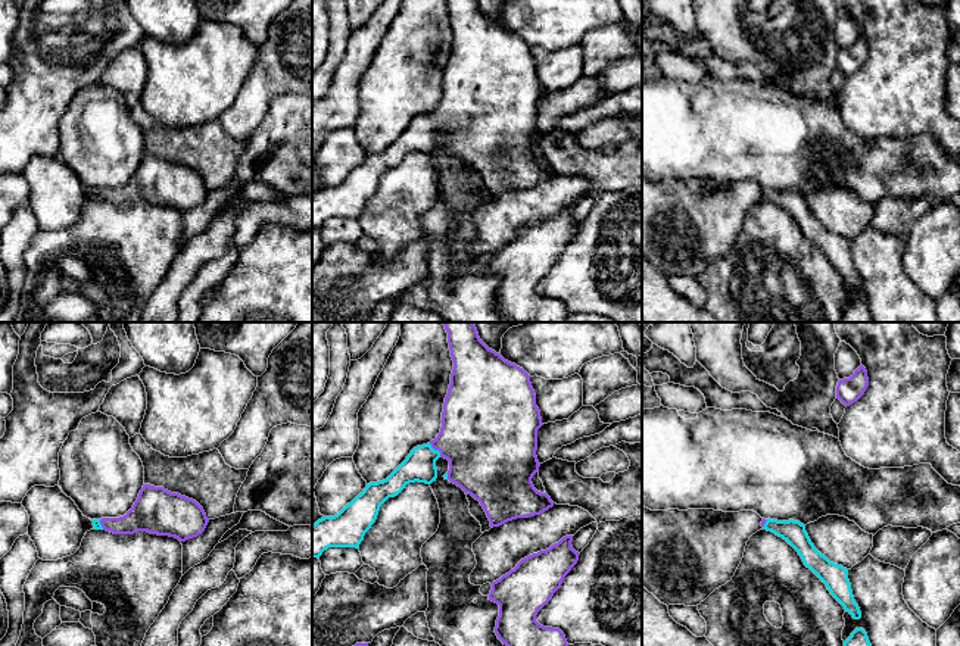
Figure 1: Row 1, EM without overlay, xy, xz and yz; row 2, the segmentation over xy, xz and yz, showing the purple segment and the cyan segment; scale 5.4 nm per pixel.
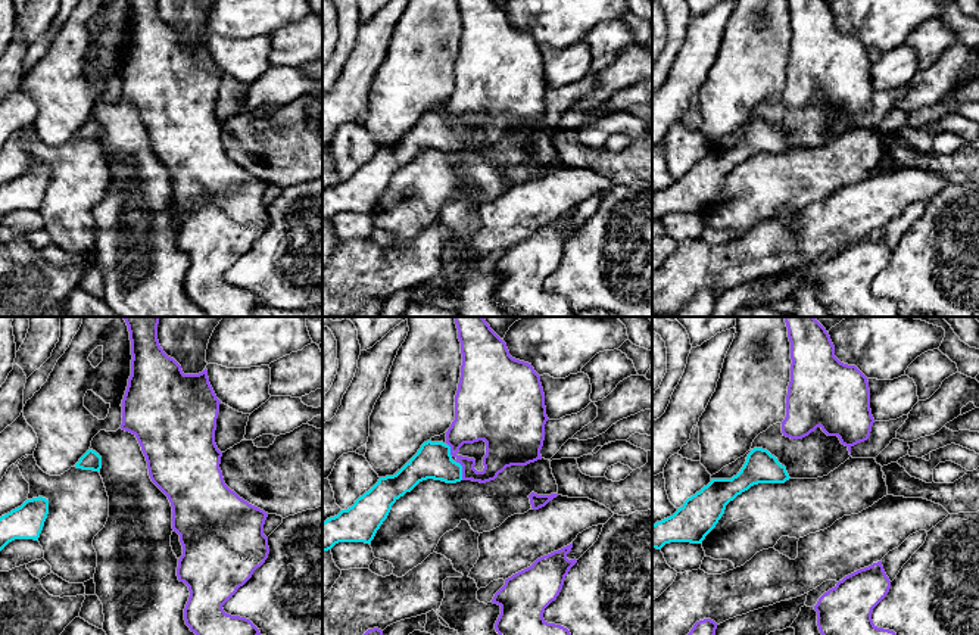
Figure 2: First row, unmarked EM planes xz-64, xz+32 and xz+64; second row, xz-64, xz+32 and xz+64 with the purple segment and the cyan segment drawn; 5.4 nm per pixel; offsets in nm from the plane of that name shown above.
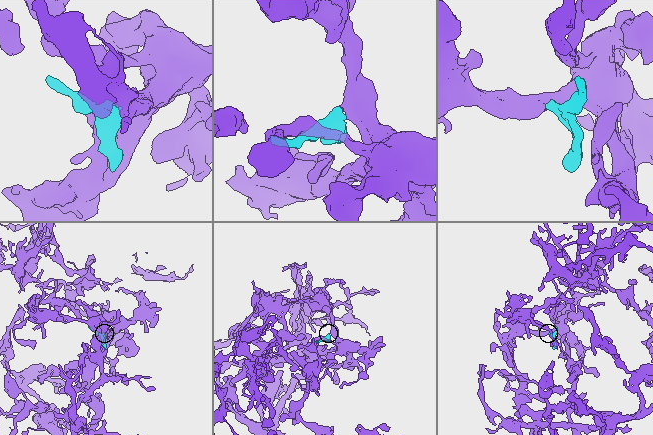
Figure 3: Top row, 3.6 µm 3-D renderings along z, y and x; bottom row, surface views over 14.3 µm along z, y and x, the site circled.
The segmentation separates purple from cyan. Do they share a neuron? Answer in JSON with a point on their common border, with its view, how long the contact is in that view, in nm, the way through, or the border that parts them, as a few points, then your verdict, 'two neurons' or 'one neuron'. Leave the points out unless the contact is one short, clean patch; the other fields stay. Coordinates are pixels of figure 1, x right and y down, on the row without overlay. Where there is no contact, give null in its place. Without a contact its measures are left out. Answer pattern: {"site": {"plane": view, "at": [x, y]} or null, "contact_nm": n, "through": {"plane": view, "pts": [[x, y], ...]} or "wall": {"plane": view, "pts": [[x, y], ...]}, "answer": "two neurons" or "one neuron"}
{"site": {"plane": "xz", "at": [436, 119]}, "contact_nm": 100, "through": {"plane": "xz", "pts": [[480, 108], [470, 108], [436, 119], [420, 136]]}, "answer": "one neuron"}

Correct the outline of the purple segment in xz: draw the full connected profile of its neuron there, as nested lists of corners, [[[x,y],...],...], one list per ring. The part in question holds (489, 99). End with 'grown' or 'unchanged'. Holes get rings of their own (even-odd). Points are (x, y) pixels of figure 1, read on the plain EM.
[[[446,0],[453,40],[443,74],[442,99],[434,110],[417,116],[383,152],[370,153],[337,185],[324,187],[312,196],[312,228],[328,218],[359,219],[365,203],[375,193],[380,177],[398,166],[409,153],[431,155],[437,149],[436,131],[449,131],[445,150],[461,157],[483,177],[490,197],[517,188],[540,185],[554,177],[546,163],[534,159],[532,149],[539,141],[537,100],[543,96],[536,77],[530,46],[489,19],[477,0]]] | grown

